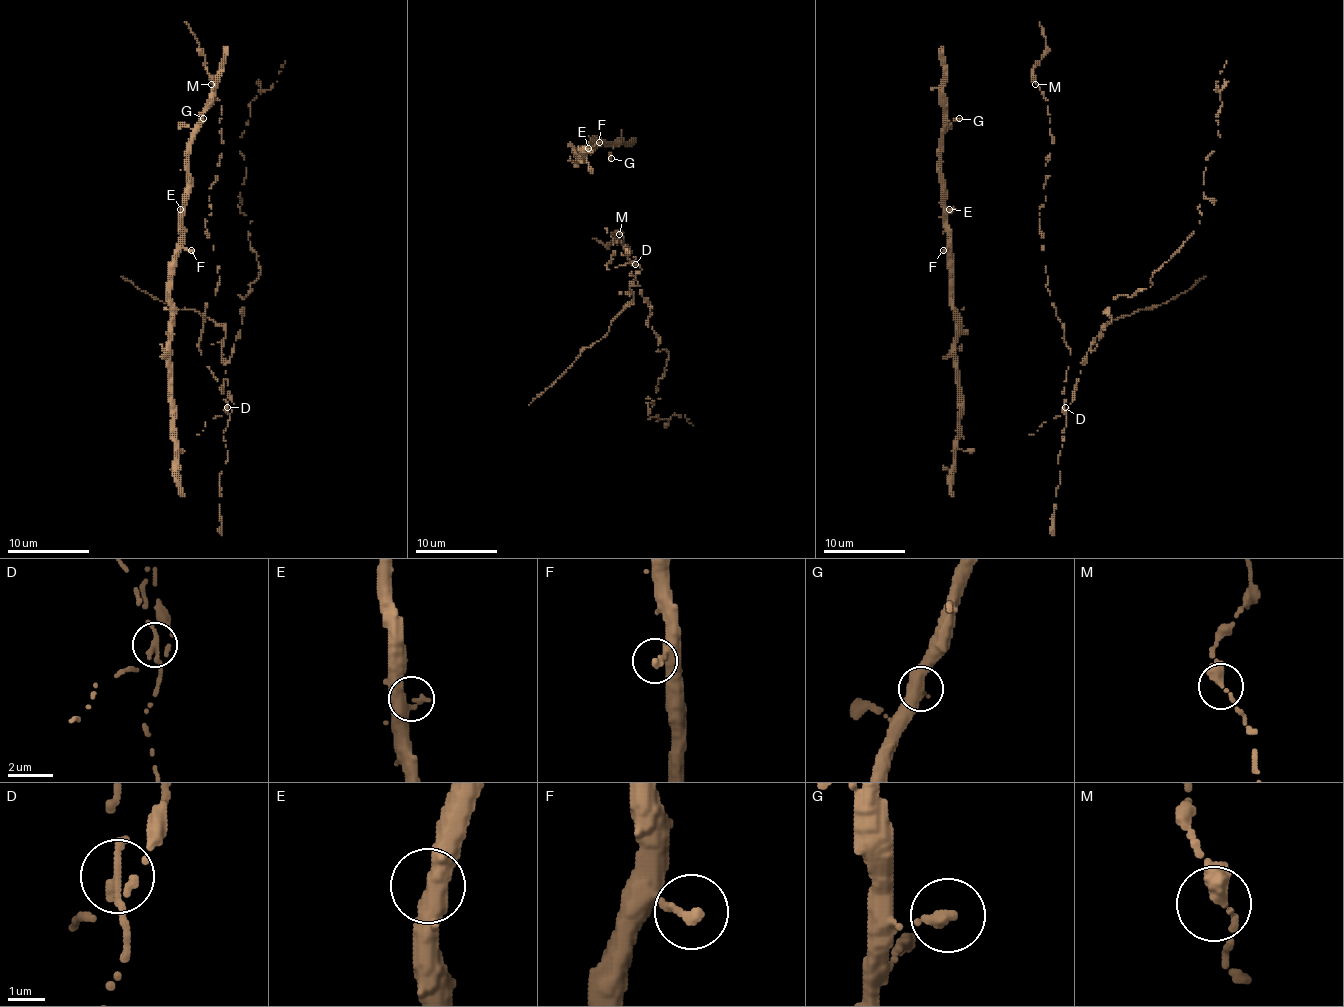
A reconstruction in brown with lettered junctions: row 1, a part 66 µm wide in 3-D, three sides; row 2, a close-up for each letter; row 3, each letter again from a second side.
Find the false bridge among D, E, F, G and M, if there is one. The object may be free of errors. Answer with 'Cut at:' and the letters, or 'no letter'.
Cut at: D

